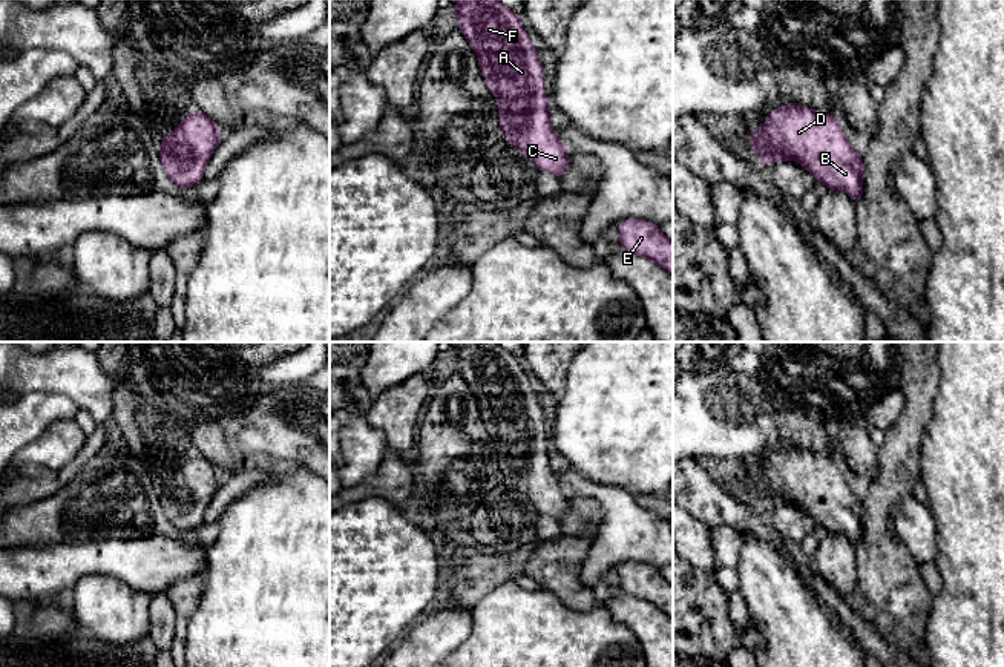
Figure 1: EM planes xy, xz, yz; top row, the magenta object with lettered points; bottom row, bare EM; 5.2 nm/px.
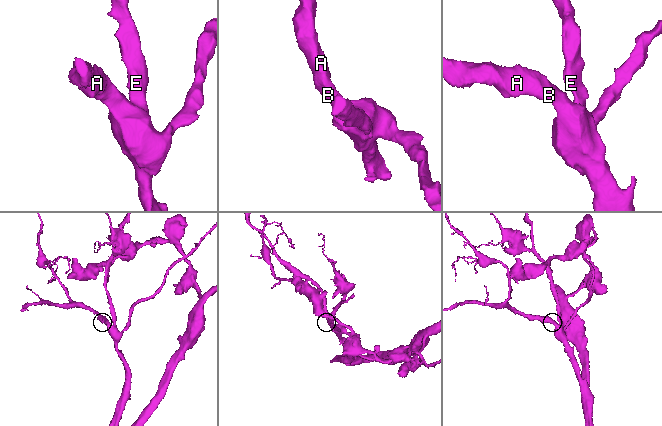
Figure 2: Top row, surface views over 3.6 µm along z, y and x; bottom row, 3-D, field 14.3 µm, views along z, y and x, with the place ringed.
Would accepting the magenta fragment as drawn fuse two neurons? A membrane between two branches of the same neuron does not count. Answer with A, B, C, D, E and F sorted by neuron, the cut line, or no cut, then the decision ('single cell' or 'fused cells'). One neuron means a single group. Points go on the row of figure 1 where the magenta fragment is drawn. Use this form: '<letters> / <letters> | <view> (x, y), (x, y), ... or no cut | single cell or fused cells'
A B C D E F | no cut | single cell

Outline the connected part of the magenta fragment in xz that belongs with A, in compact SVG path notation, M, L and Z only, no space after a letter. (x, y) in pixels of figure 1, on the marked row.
M460 0L451 11L458 20L458 31L478 57L480 71L489 90L498 100L503 141L524 152L538 172L550 172L561 179L570 166L569 149L558 138L556 129L549 120L552 104L544 92L544 74L538 52L518 18L518 12L498 0Z

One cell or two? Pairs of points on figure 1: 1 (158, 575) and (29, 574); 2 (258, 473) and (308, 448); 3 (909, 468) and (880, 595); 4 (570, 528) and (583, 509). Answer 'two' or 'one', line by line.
1: one
2: two
3: one
4: one

